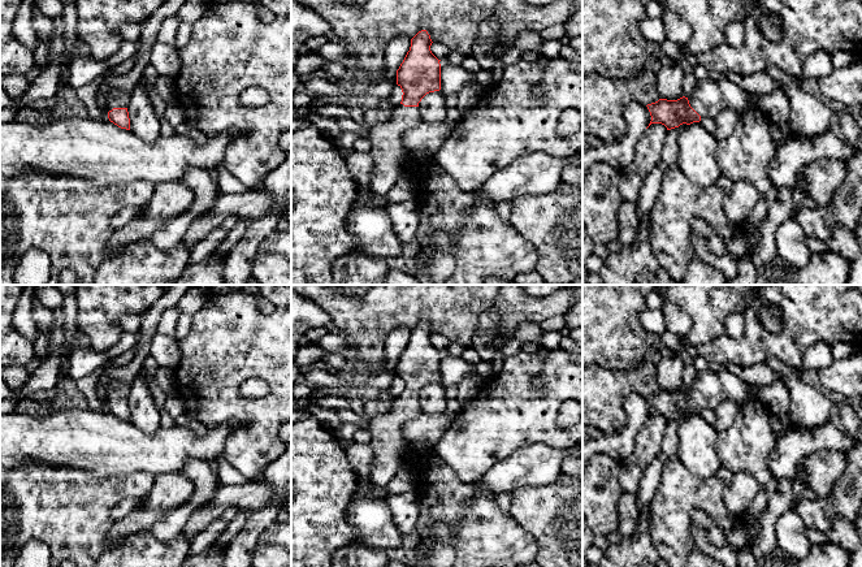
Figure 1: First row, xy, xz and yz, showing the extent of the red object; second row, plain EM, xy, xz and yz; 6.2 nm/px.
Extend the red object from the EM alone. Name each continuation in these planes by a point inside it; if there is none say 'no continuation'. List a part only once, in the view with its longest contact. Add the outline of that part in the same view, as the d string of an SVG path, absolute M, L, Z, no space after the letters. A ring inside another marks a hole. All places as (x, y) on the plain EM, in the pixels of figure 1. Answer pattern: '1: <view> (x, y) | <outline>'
1: xy (116, 390) | M112 381L107 389L108 403L113 399L127 399L130 386L118 381Z

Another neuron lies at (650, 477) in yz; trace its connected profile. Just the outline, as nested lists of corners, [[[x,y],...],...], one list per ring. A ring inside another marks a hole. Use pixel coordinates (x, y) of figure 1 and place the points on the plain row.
[[[683,415],[679,419],[668,421],[662,438],[659,454],[644,469],[638,490],[636,493],[640,515],[650,507],[650,502],[660,480],[660,469],[664,462],[671,456],[675,456],[677,453],[677,428],[686,417],[686,415]]]

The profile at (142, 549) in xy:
[[[139,532],[104,551],[96,567],[179,567],[189,557],[191,541],[182,536],[160,541],[150,532]]]

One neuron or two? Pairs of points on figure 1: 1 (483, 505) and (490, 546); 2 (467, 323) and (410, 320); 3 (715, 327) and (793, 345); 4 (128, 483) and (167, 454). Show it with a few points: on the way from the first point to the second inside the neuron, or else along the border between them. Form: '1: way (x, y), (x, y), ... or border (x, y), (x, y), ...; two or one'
1: way (489, 515), (493, 519), (490, 523), (490, 536); one
2: way (453, 315), (424, 315); one
3: border (715, 338), (696, 347); two
4: border (154, 475), (134, 472), (112, 476); two

